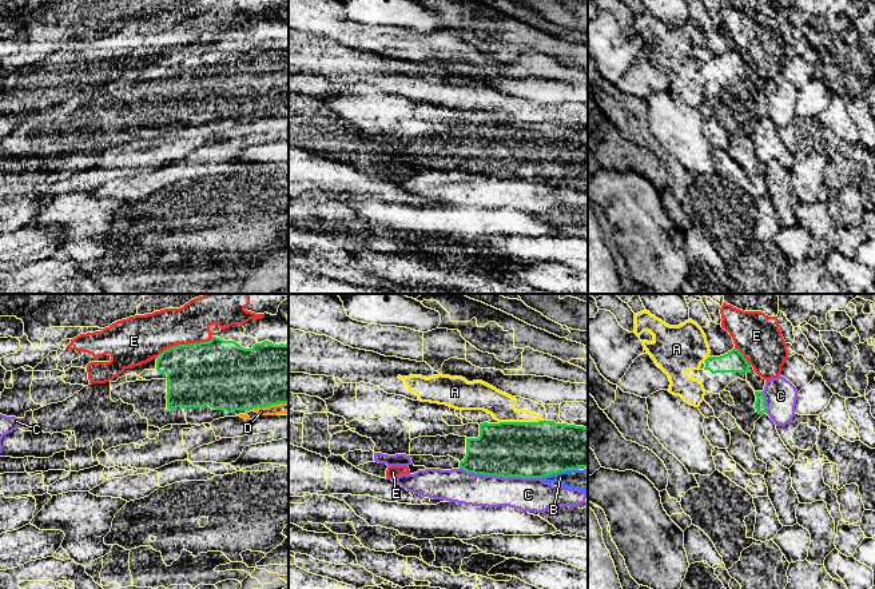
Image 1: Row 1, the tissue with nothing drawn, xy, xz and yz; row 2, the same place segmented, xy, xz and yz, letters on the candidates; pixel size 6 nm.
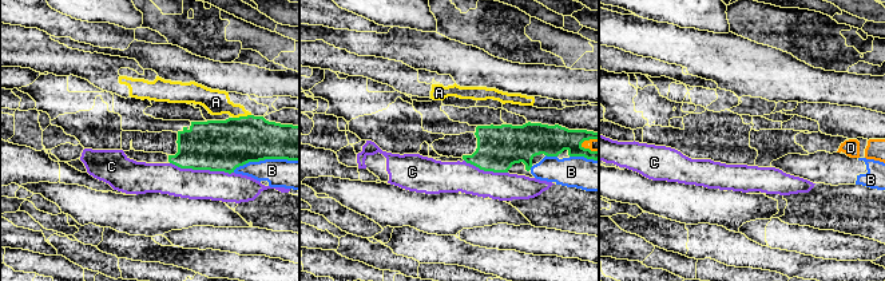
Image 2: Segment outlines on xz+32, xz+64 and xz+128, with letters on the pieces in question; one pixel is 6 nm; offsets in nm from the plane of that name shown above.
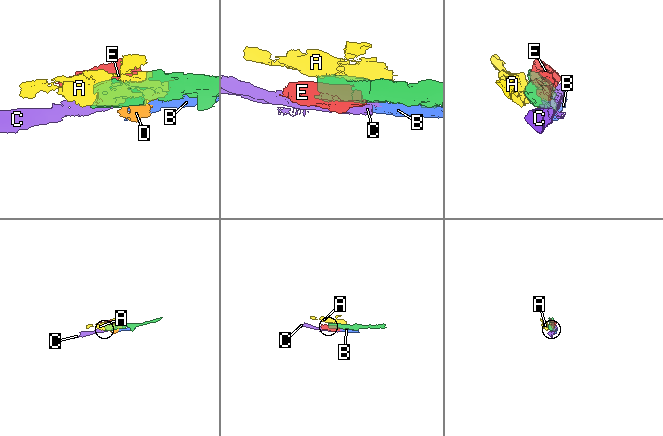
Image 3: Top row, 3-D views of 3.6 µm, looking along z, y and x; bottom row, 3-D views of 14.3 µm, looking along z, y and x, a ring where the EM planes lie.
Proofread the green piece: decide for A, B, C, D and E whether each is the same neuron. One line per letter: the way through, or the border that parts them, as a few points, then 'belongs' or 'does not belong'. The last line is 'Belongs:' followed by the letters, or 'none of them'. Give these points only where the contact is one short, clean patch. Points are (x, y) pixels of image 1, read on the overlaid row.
A: does not belong
B: does not belong
C: does not belong
D: along xy (287, 402), (254, 409) | does not belong
E: does not belong
Belongs: none of them

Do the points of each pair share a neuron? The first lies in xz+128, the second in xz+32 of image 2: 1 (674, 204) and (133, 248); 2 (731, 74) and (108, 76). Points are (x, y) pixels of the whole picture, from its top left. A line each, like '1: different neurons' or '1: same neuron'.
1: different neurons
2: different neurons

